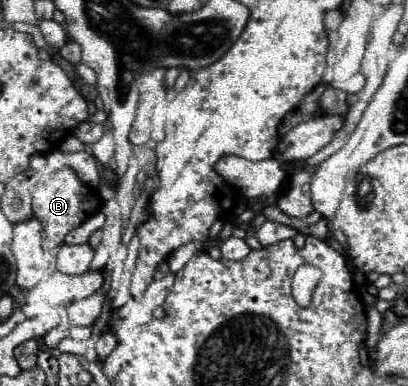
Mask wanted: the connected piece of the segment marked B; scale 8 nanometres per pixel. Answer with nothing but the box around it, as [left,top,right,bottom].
[32,169,88,245]

